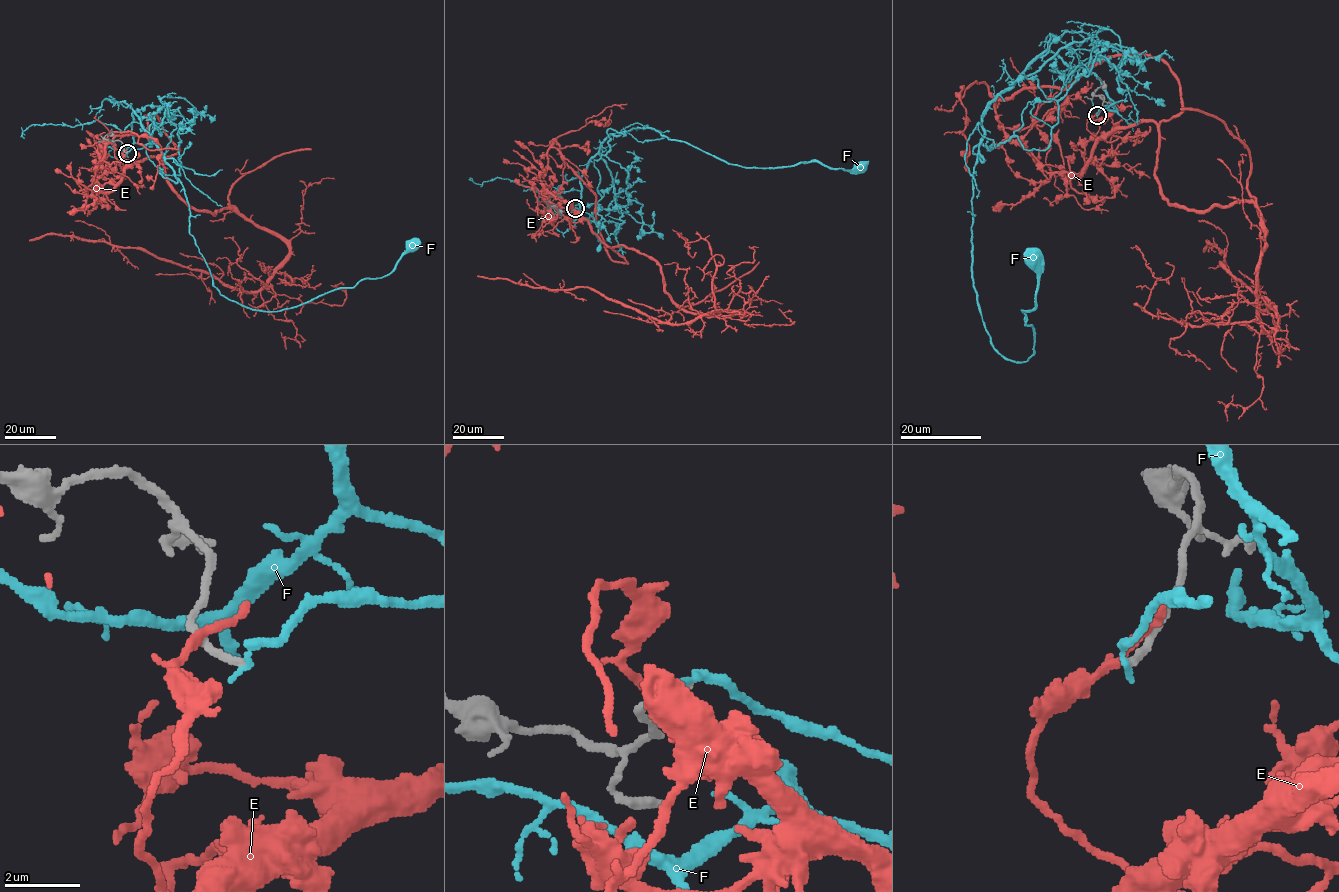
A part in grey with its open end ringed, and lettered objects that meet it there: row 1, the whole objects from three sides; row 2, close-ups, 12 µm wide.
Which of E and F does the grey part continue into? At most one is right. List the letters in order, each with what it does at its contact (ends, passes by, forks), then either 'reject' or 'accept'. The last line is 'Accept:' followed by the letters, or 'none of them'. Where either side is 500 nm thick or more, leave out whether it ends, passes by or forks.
E: it passes by; reject
F: it ends there; reject
Accept: none of them

